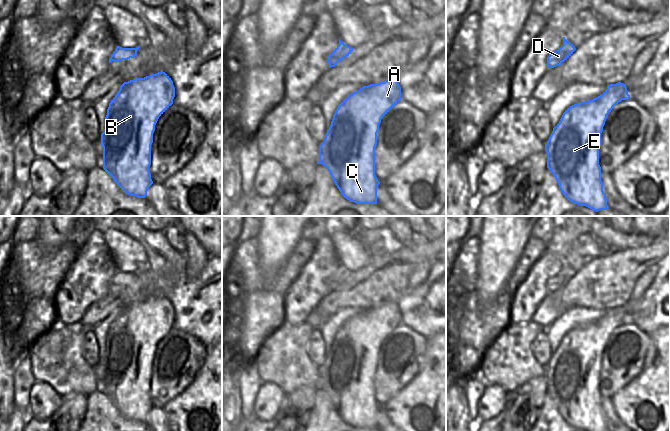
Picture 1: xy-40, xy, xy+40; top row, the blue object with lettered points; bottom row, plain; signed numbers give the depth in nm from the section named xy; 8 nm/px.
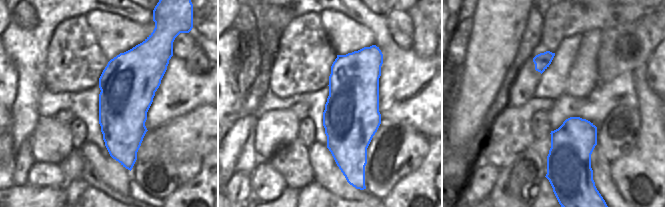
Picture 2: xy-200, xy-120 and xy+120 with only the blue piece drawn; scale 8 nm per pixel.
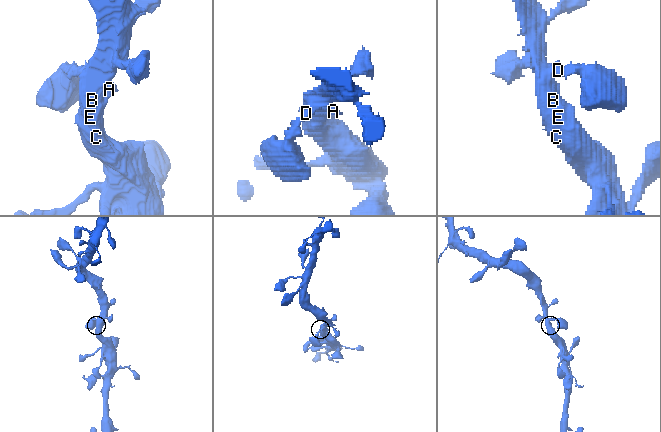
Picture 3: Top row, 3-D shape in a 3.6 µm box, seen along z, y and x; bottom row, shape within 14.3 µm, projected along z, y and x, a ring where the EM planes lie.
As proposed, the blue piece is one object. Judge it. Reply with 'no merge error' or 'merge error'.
no merge error

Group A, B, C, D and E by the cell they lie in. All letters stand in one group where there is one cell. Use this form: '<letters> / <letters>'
A B C D E

